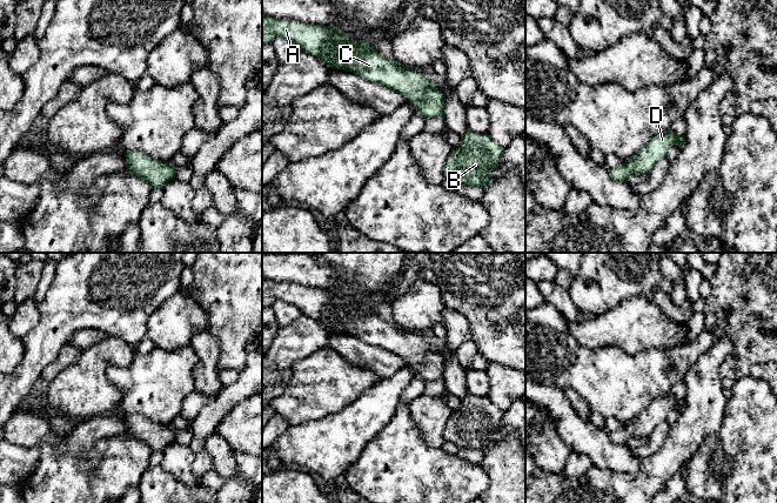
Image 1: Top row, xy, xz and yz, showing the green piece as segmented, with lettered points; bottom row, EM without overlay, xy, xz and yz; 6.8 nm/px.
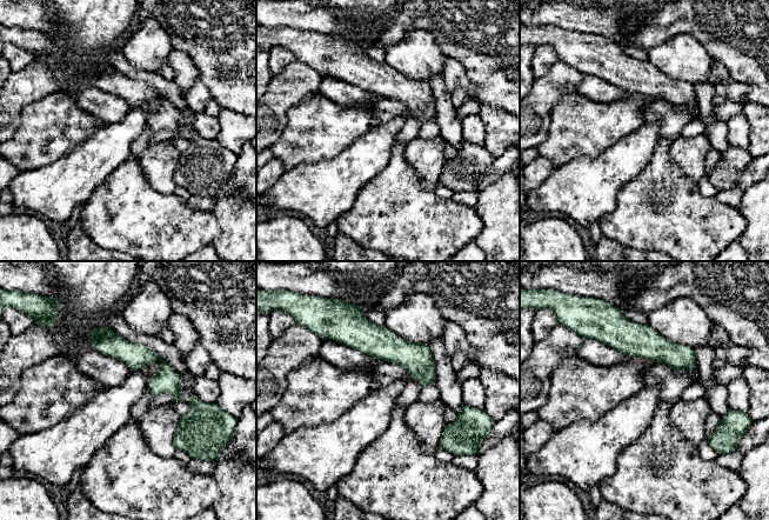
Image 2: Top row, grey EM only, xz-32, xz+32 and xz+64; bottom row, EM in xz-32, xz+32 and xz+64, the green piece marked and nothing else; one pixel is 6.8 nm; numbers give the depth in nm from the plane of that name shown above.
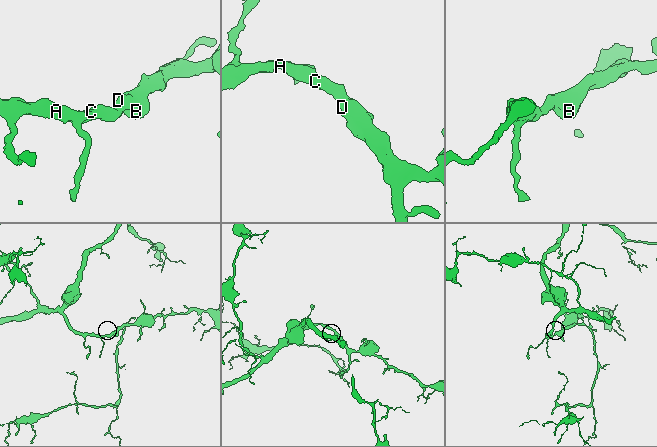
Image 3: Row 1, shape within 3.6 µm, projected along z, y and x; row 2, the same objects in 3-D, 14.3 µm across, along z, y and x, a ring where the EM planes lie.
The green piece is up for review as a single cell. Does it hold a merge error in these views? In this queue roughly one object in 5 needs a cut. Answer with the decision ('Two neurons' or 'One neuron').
One neuron

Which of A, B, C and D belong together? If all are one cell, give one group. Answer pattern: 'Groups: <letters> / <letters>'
Groups: A B C D

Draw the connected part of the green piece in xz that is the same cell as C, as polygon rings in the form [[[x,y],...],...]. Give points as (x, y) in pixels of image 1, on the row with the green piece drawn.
[[[262,15],[262,45],[283,36],[329,67],[351,72],[408,98],[426,119],[444,118],[443,93],[423,73],[376,52],[368,40],[351,40],[339,27]]]

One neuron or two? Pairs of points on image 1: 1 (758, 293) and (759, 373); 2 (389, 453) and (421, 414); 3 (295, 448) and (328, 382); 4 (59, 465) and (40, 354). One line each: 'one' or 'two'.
1: two
2: two
3: two
4: two

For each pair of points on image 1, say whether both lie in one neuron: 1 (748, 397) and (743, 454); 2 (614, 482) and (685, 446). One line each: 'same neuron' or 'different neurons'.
1: same neuron
2: same neuron

